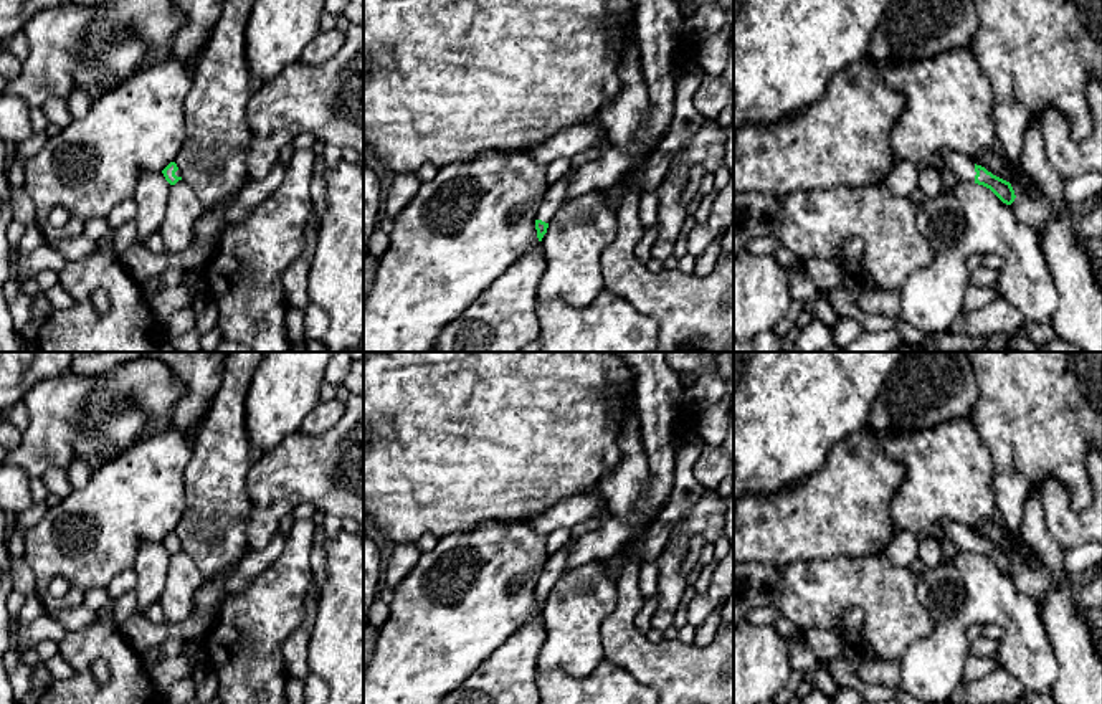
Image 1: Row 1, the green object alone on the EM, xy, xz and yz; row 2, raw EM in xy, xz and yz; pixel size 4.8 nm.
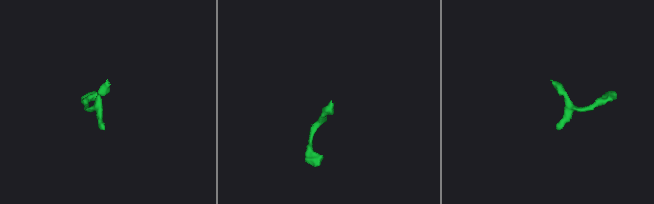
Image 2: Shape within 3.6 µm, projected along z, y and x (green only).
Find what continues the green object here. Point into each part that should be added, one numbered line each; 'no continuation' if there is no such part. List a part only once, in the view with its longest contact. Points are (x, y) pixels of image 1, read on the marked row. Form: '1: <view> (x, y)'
1: yz (964, 167)

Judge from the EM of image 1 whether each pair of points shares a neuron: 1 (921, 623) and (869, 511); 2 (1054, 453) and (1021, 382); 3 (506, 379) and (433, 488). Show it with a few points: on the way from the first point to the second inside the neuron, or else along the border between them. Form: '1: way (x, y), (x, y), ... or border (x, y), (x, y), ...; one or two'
1: border (883, 551), (845, 557); two
2: way (1048, 435), (1040, 423), (1040, 400); one
3: way (479, 405), (433, 451), (433, 461); one

